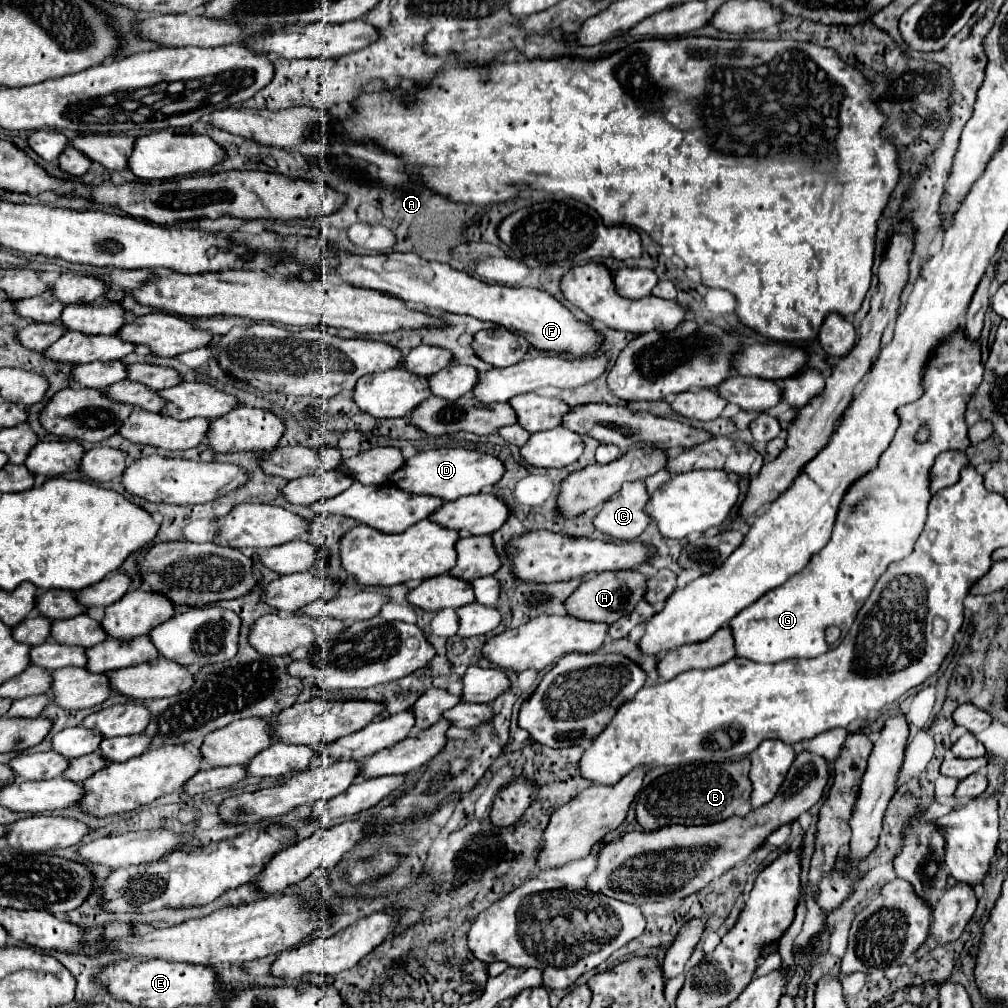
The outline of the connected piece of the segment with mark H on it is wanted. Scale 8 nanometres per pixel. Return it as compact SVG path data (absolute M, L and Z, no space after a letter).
M614 570L614 572L600 572L594 574L590 580L582 582L568 598L566 598L566 610L574 618L580 620L592 620L592 622L604 622L612 624L618 618L630 614L634 606L644 600L646 592L646 576L636 570Z

